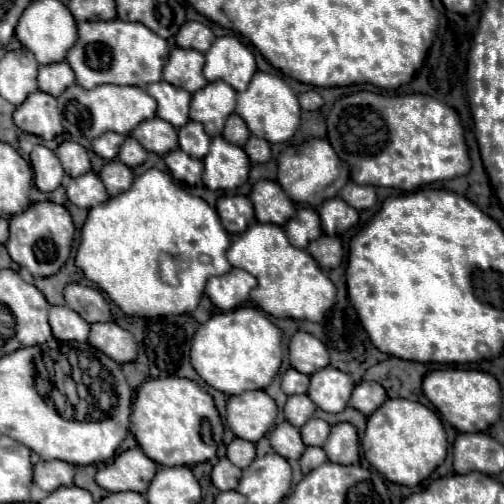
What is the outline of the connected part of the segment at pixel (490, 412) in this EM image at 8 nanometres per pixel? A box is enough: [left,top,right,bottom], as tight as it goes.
[423,370,501,432]

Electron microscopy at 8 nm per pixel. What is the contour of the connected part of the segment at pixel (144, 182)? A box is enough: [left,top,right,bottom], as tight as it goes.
[75,168,231,318]

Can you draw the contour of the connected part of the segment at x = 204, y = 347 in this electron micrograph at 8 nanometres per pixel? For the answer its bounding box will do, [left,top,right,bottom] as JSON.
[191,306,281,396]

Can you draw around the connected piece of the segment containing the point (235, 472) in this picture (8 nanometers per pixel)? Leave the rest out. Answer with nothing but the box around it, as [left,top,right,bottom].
[211,458,241,492]

